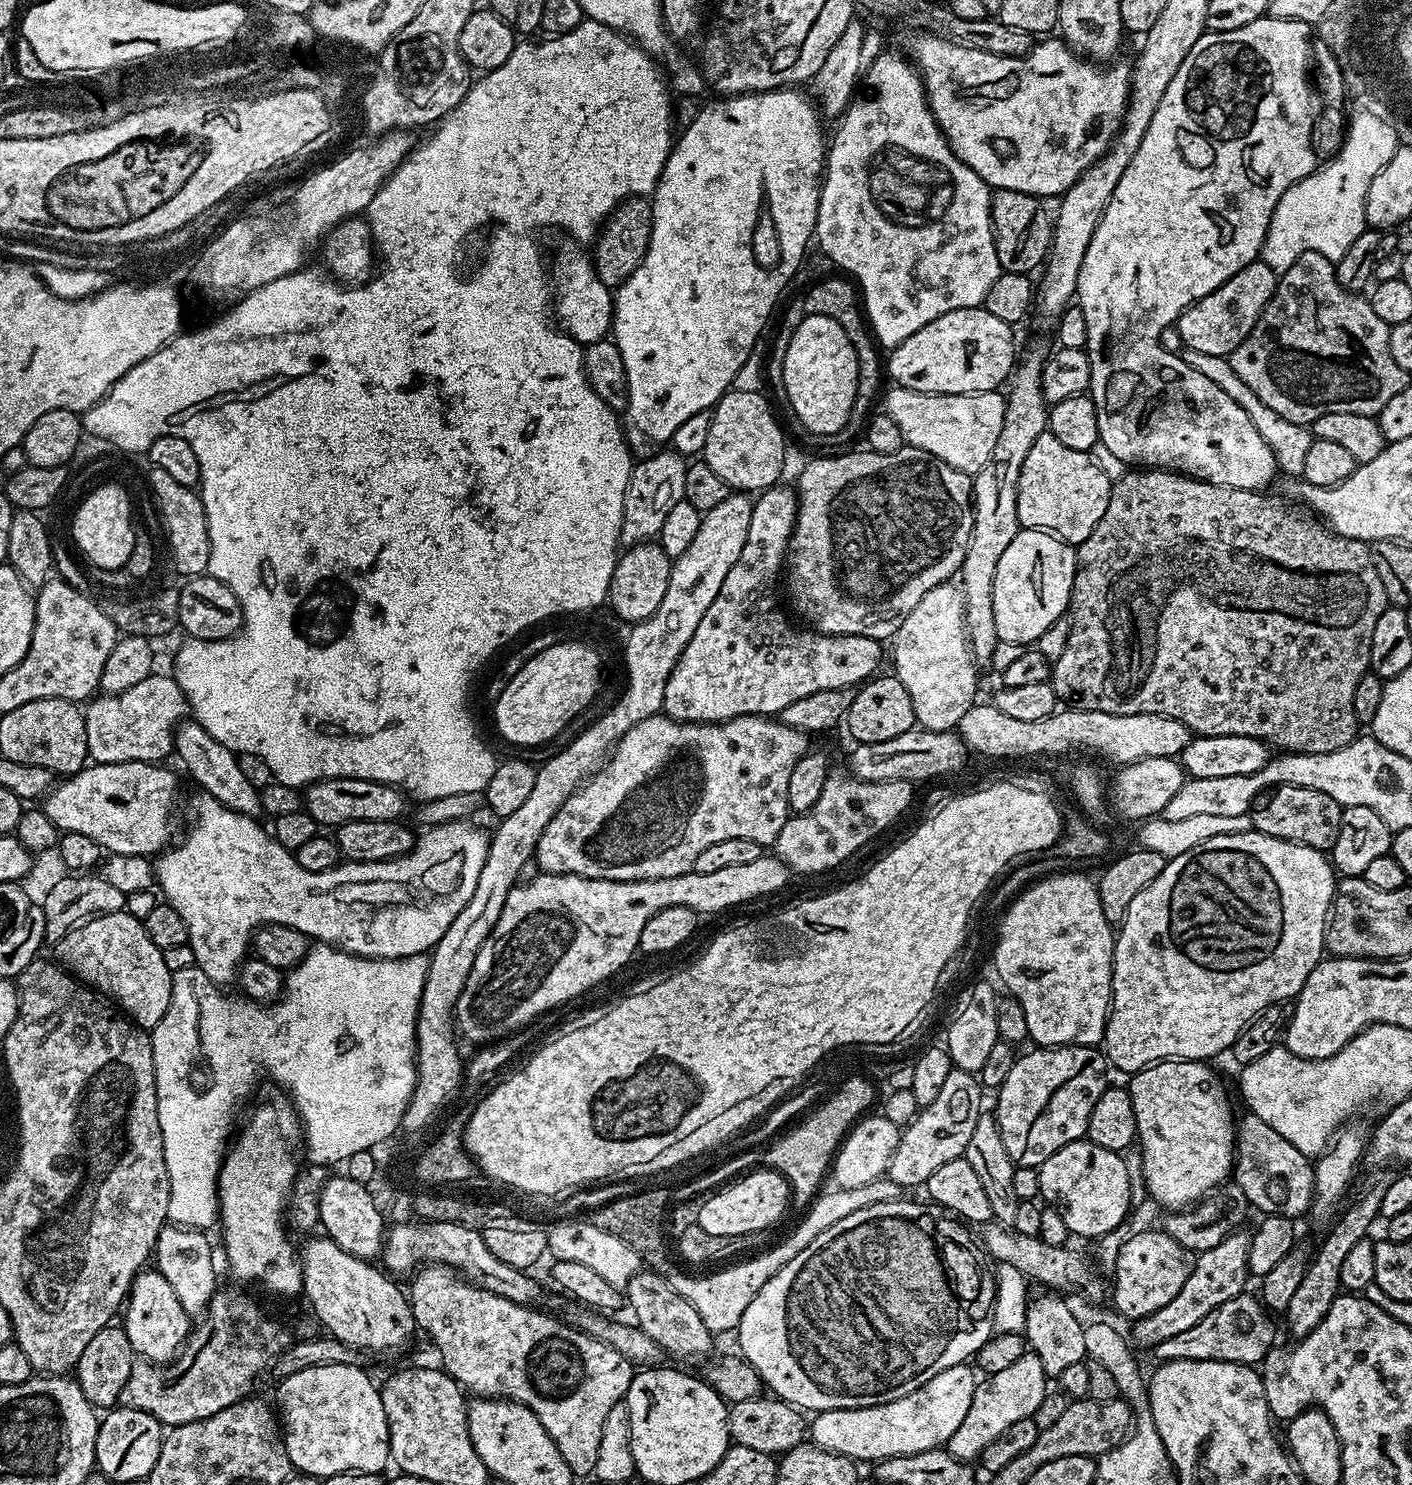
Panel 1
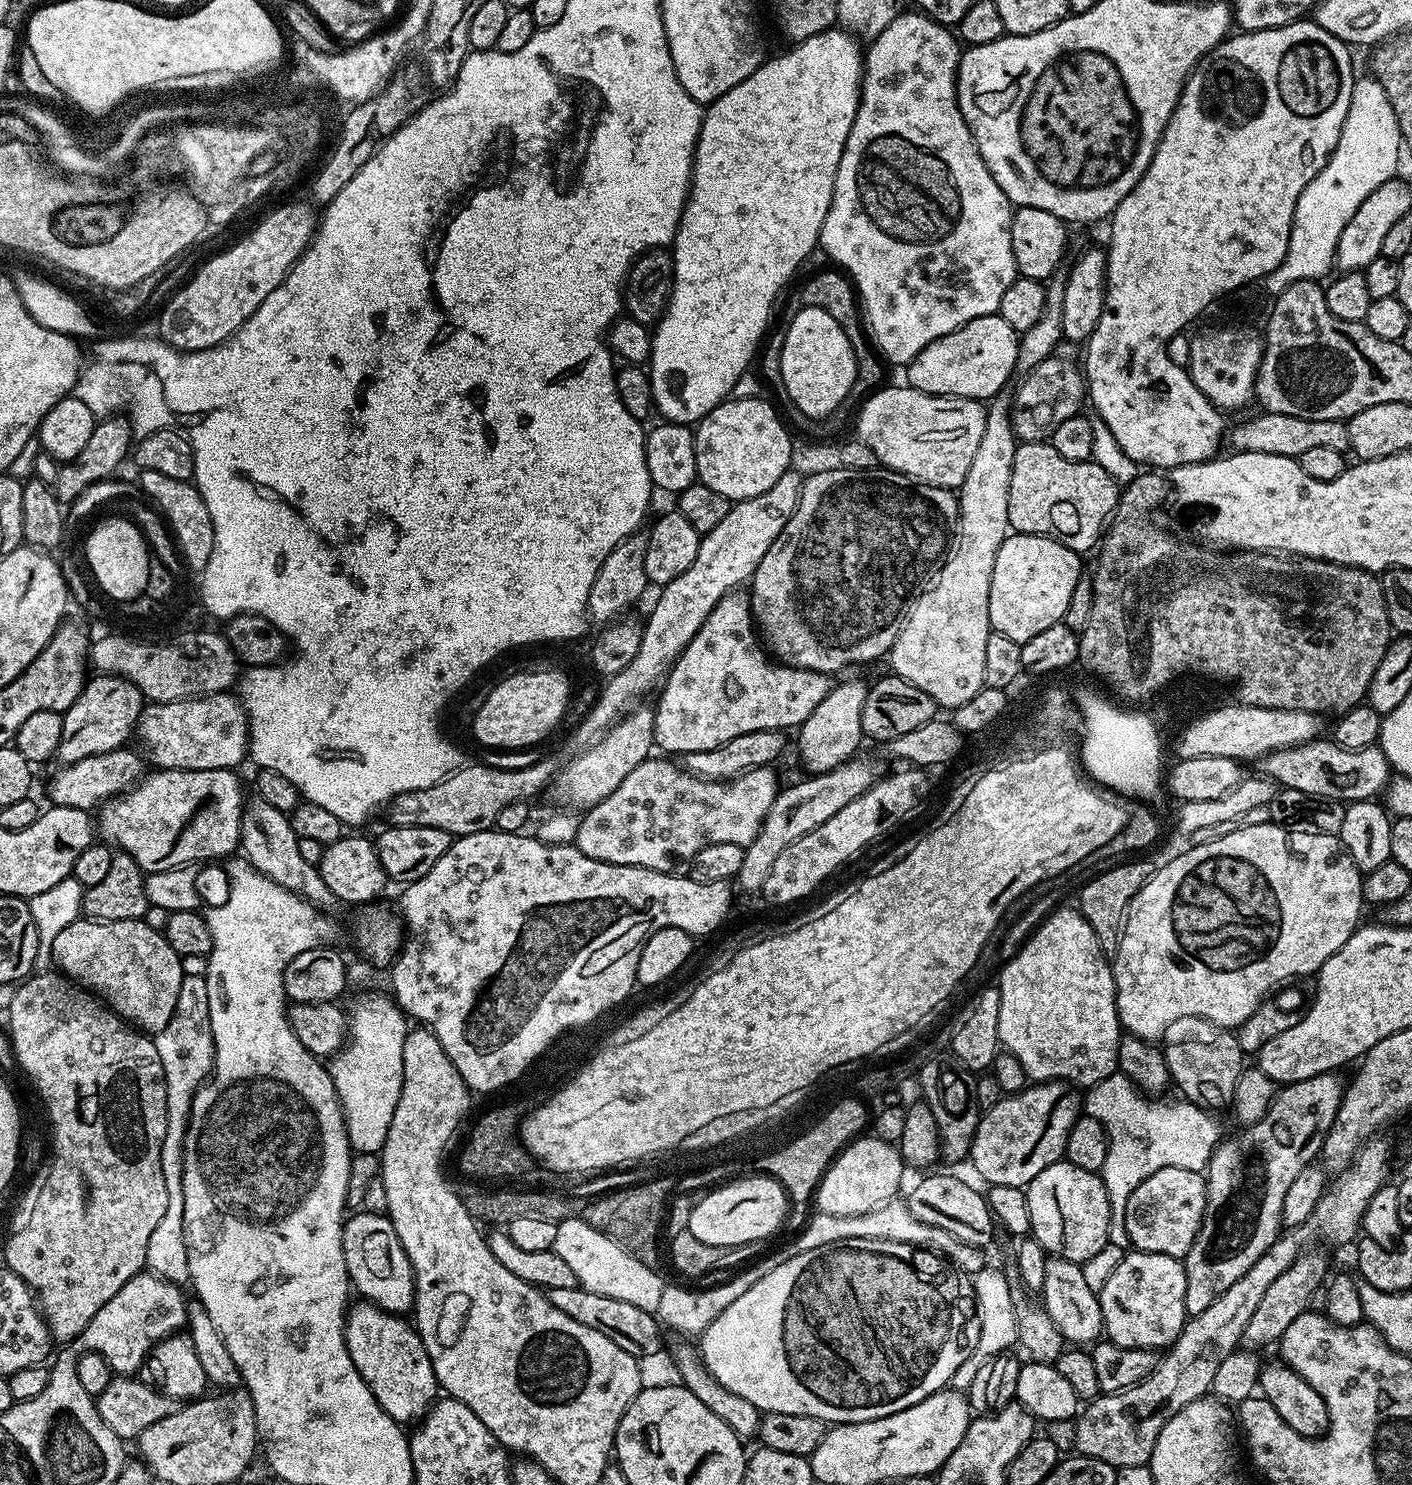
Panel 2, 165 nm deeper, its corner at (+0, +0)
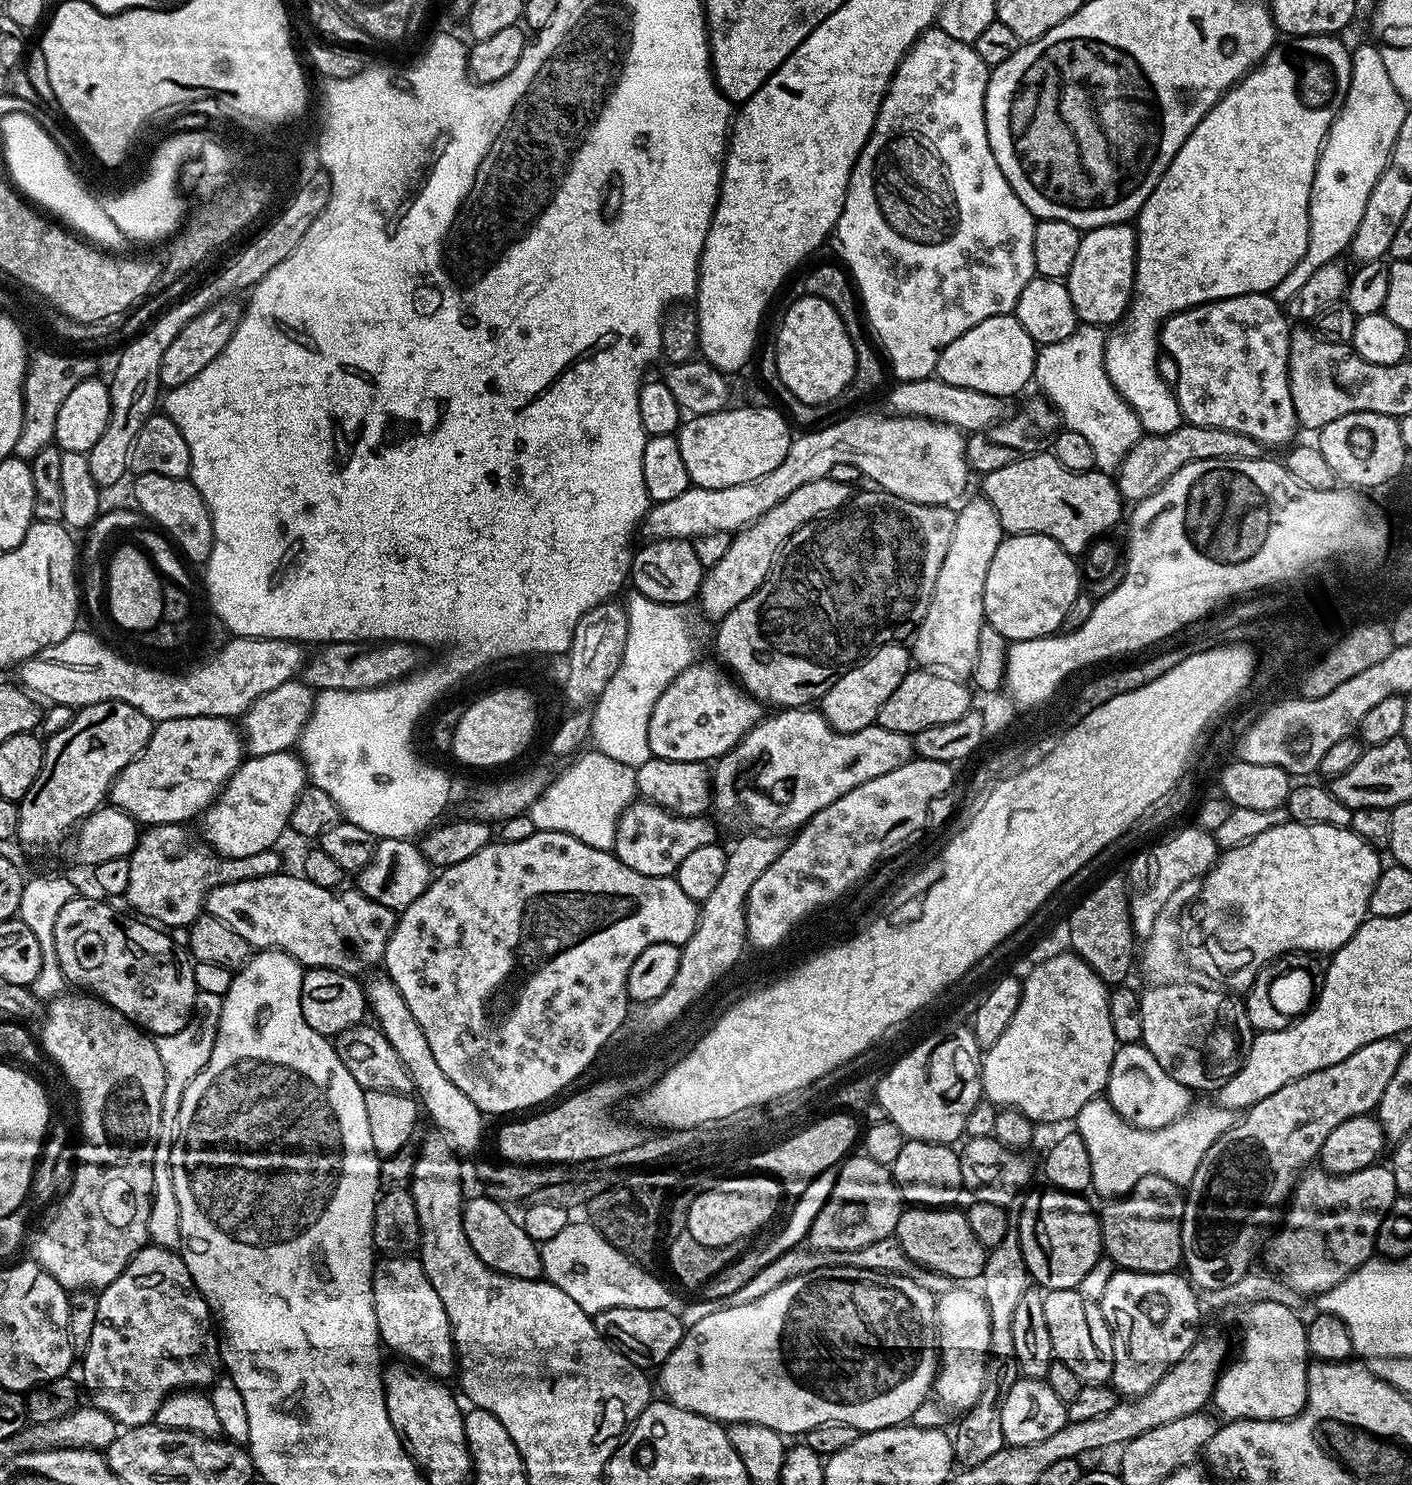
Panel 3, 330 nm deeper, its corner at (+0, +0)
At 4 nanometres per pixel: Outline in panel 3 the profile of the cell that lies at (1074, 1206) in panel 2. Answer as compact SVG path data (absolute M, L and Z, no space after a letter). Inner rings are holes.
M1051 1186L1045 1189L1045 1192L1029 1191L1023 1197L1018 1219L1028 1273L1041 1289L1047 1291L1079 1289L1082 1278L1102 1259L1100 1217L1094 1208L1092 1212L1083 1195L1060 1192Z

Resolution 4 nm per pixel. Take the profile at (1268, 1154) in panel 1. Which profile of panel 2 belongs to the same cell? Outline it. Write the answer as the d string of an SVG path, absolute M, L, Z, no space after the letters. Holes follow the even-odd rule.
M1220 1030L1209 1040L1176 1040L1163 1045L1164 1061L1173 1085L1180 1087L1179 1095L1189 1102L1199 1101L1205 1109L1217 1110L1233 1103L1236 1083L1246 1067L1246 1053L1240 1048L1235 1035Z

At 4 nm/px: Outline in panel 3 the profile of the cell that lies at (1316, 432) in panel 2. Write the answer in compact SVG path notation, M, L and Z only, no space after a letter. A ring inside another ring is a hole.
M1187 422L1166 434L1141 435L1140 441L1128 451L1120 464L1115 477L1116 487L1125 501L1139 502L1154 494L1182 466L1199 460L1258 460L1262 456L1262 445L1256 440L1246 438L1242 434L1234 434L1230 430L1218 430L1210 426L1194 426Z

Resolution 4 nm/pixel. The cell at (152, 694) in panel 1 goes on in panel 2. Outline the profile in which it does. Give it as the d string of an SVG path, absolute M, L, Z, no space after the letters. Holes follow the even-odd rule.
M231 691L161 704L148 702L140 712L134 736L140 739L139 747L152 755L157 769L236 770L248 756L248 713Z

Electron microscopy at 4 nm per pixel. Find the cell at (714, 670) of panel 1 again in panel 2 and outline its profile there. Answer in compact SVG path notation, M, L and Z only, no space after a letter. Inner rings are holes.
M737 590L725 594L718 606L710 610L706 622L702 622L698 634L694 634L684 653L676 659L663 684L664 693L654 704L654 744L659 751L660 748L664 751L661 753L683 754L714 750L722 746L722 742L730 742L730 738L738 738L738 734L750 734L754 730L799 729L800 723L814 714L814 706L830 694L834 680L827 672L792 668L770 658L754 627L752 597L747 591Z

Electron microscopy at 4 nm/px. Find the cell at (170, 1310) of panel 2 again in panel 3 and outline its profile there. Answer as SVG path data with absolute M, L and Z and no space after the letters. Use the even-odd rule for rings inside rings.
M155 1246L141 1248L136 1257L128 1263L126 1270L122 1270L122 1274L118 1274L118 1278L114 1278L114 1282L110 1282L110 1286L102 1289L97 1295L96 1301L98 1302L98 1318L94 1318L94 1334L90 1334L90 1342L82 1354L82 1360L84 1360L84 1384L82 1380L82 1388L86 1396L92 1399L89 1400L91 1407L110 1414L116 1419L117 1425L124 1428L137 1428L143 1424L153 1423L156 1419L158 1406L162 1406L162 1402L170 1393L181 1390L207 1389L215 1382L217 1376L221 1375L220 1342L217 1329L214 1327L212 1310L204 1301L203 1294L196 1289L194 1278L190 1274L190 1270L186 1270L186 1262L179 1251Z

